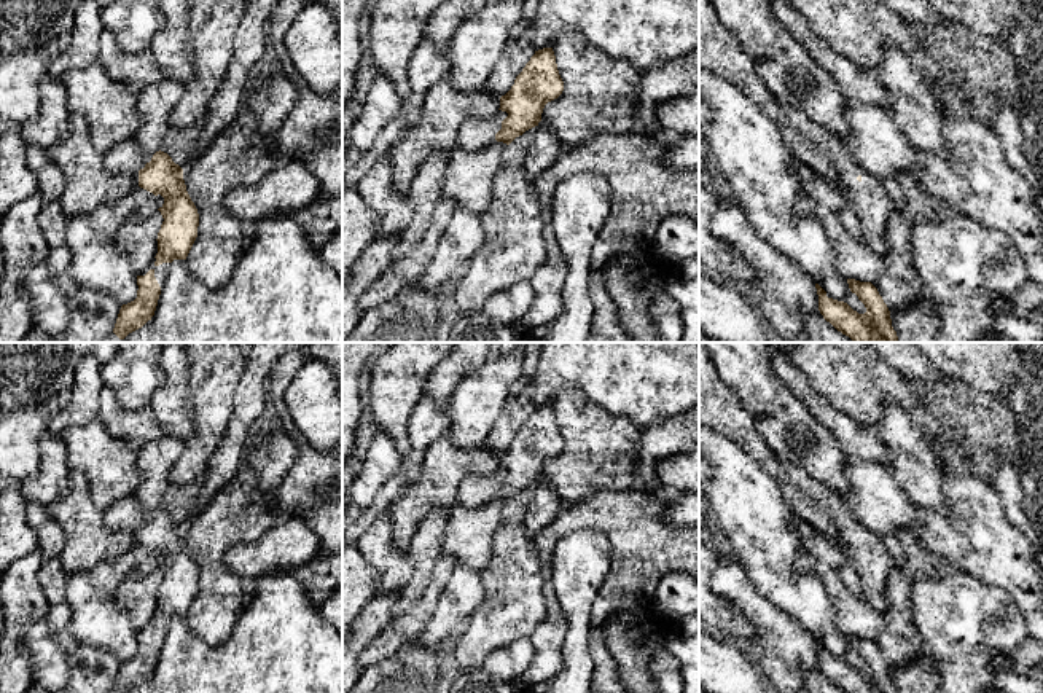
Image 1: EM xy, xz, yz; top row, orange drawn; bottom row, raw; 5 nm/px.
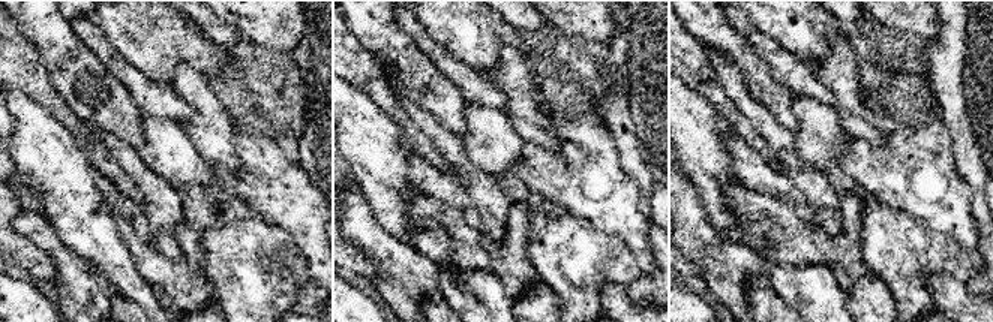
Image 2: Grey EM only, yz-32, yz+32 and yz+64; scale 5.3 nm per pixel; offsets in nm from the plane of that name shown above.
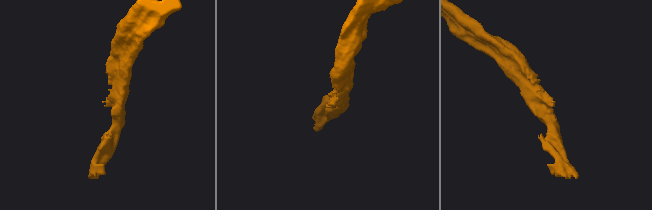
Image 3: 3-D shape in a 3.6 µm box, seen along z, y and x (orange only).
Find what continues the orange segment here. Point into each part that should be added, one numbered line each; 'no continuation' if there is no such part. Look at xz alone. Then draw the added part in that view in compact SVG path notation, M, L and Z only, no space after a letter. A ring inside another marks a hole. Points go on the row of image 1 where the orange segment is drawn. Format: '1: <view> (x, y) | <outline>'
1: xz (475, 134) | M498 110L490 118L470 118L457 134L457 148L475 153L487 148L495 140L495 134L502 129L502 121L508 116L506 112Z

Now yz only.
1: yz (871, 203) | M779 104L841 178L844 196L857 215L866 245L877 255L885 255L890 250L885 242L887 221L897 202L882 180L850 158L839 135L811 121L804 110Z

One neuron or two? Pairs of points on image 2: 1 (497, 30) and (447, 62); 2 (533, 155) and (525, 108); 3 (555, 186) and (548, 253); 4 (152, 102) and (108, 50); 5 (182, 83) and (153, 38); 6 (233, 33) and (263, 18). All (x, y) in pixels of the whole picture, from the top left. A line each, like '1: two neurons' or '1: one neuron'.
1: two neurons
2: two neurons
3: two neurons
4: one neuron
5: two neurons
6: two neurons

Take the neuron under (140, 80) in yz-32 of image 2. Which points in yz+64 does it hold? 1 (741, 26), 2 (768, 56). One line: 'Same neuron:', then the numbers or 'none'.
Same neuron: 1, 2

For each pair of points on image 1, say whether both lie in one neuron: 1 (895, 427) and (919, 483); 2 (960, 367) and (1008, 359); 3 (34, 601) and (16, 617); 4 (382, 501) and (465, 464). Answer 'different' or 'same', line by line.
1: same
2: same
3: same
4: different

